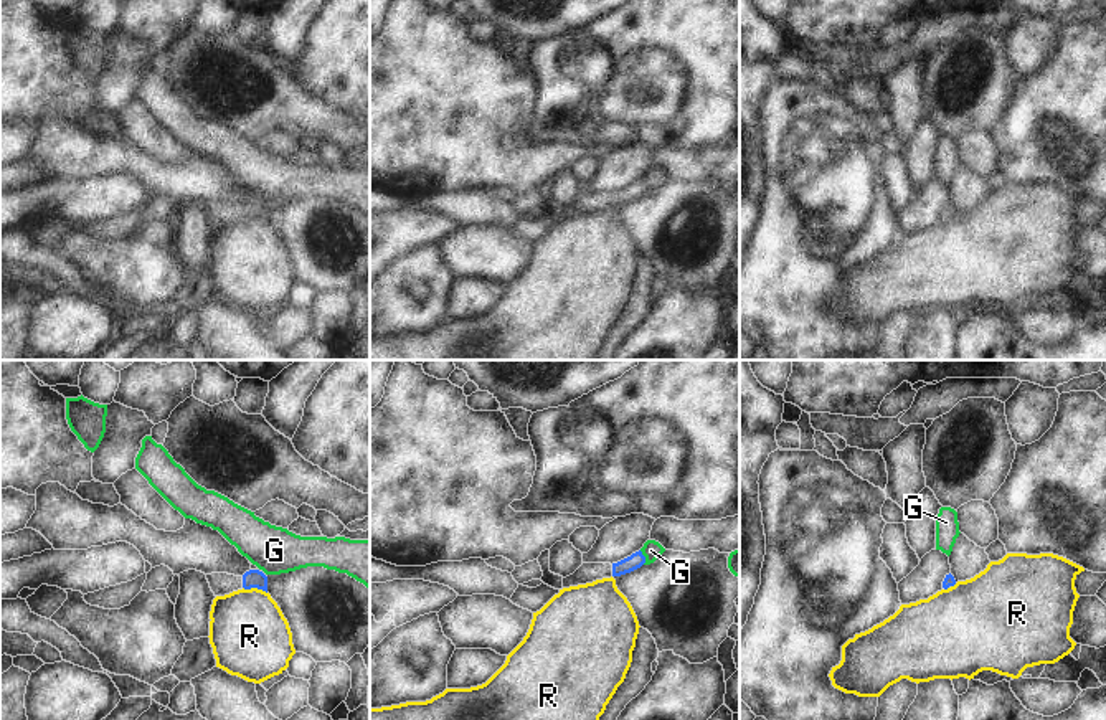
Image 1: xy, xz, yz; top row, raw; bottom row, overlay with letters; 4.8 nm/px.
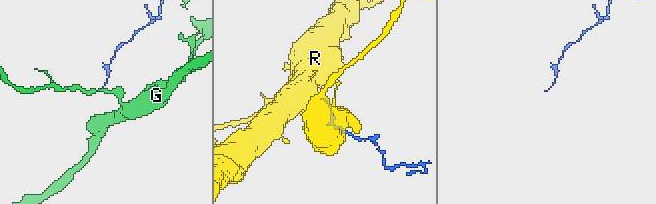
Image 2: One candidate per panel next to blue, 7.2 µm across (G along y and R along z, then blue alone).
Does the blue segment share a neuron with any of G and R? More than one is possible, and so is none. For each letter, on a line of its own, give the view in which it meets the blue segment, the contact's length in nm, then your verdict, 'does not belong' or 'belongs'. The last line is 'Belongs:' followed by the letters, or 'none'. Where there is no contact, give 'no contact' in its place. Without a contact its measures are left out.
G: meets blue in xz; contact 80 nm long; does not belong
R: meets blue in xy; contact 120 nm long; does not belong
Belongs: none

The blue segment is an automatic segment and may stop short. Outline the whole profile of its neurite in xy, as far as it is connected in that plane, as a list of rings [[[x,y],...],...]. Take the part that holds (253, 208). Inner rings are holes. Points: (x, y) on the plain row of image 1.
[[[249,200],[243,206],[211,203],[206,205],[206,210],[215,226],[225,226],[243,218],[258,218],[267,223],[267,206],[259,200]]]

